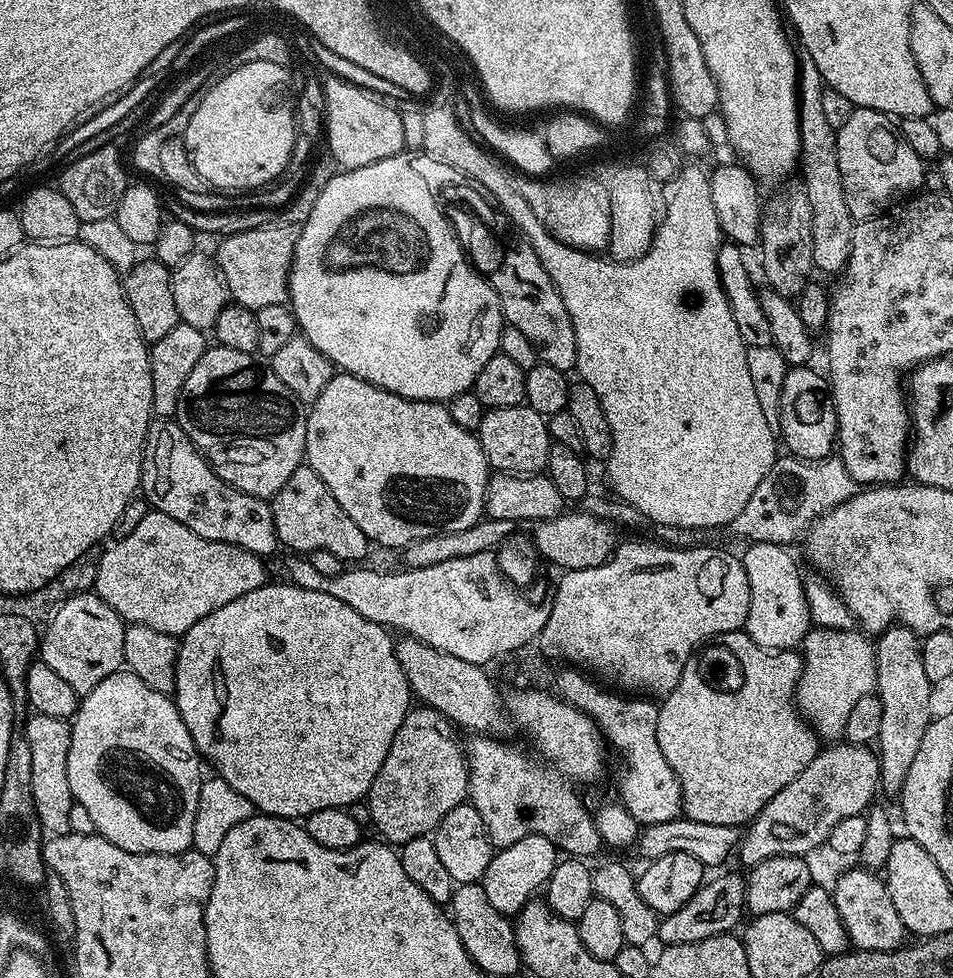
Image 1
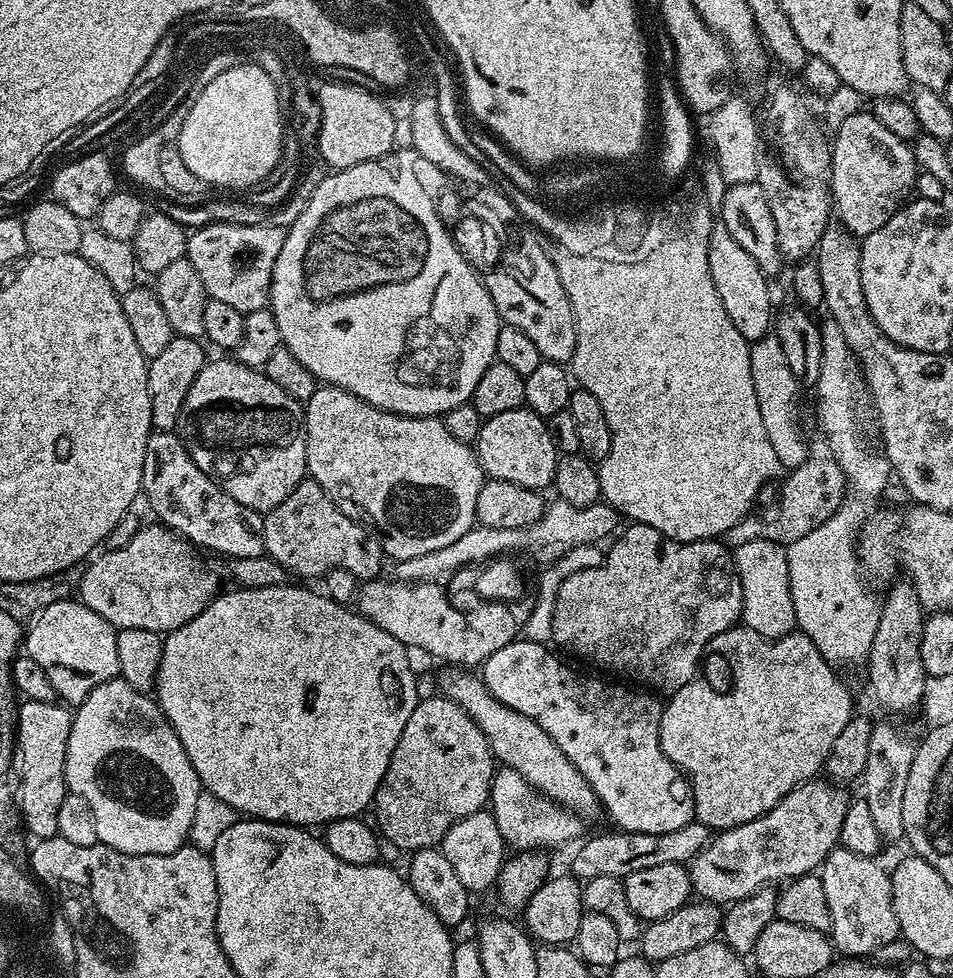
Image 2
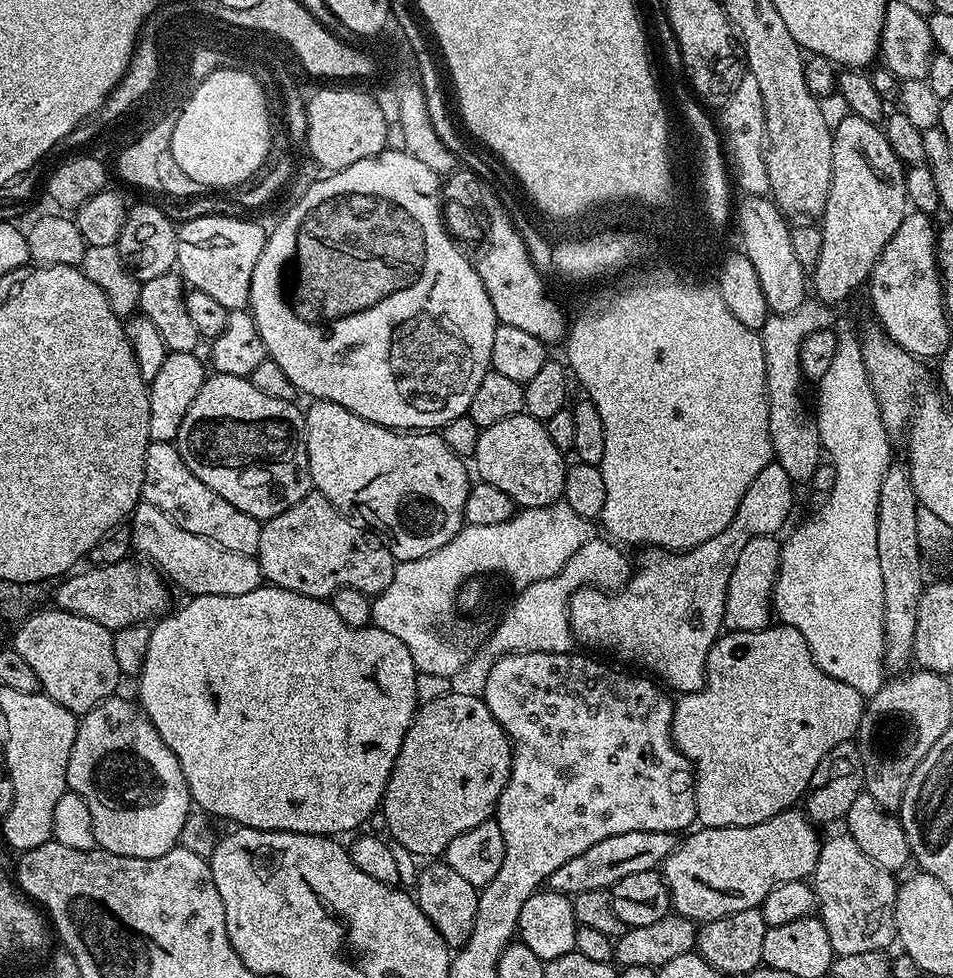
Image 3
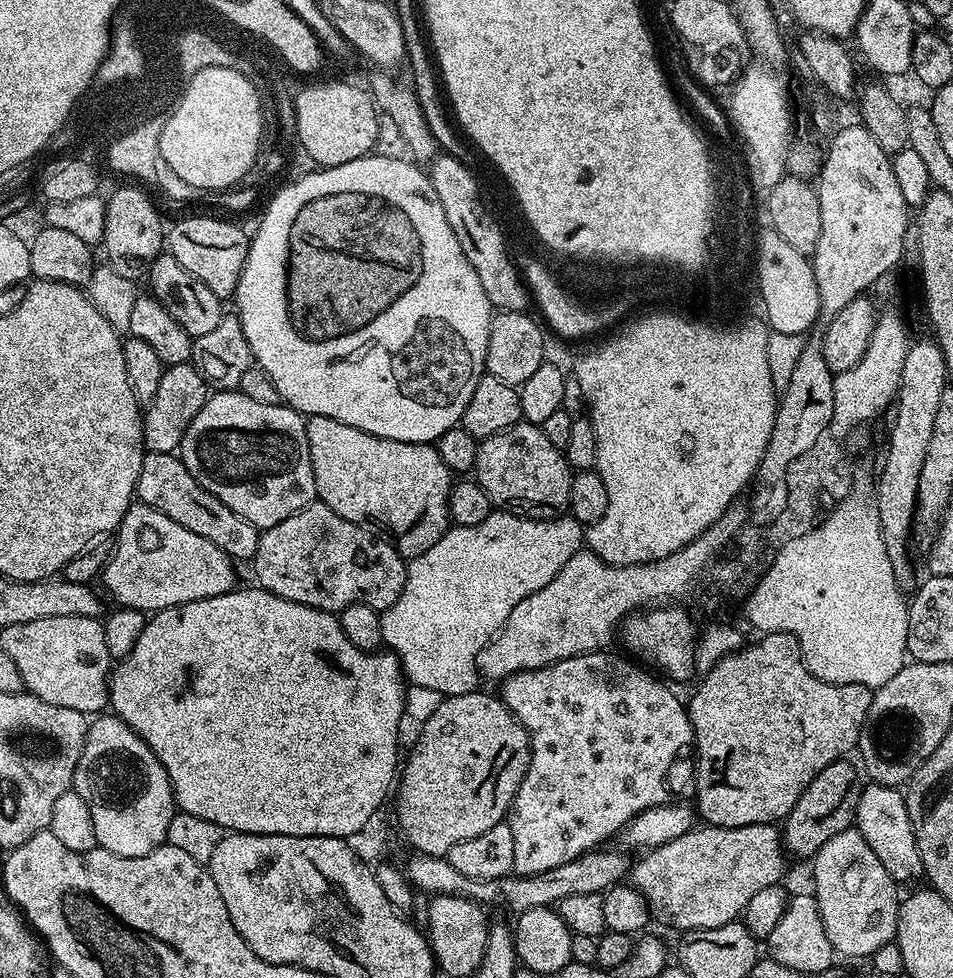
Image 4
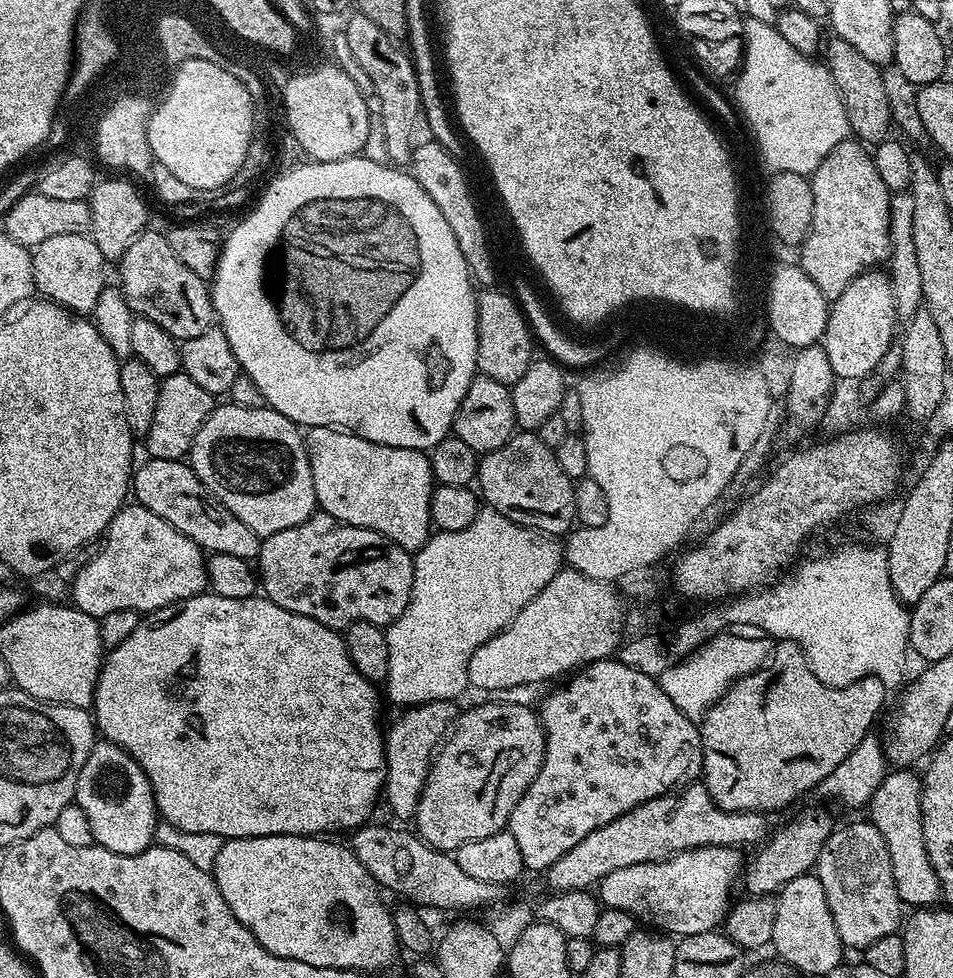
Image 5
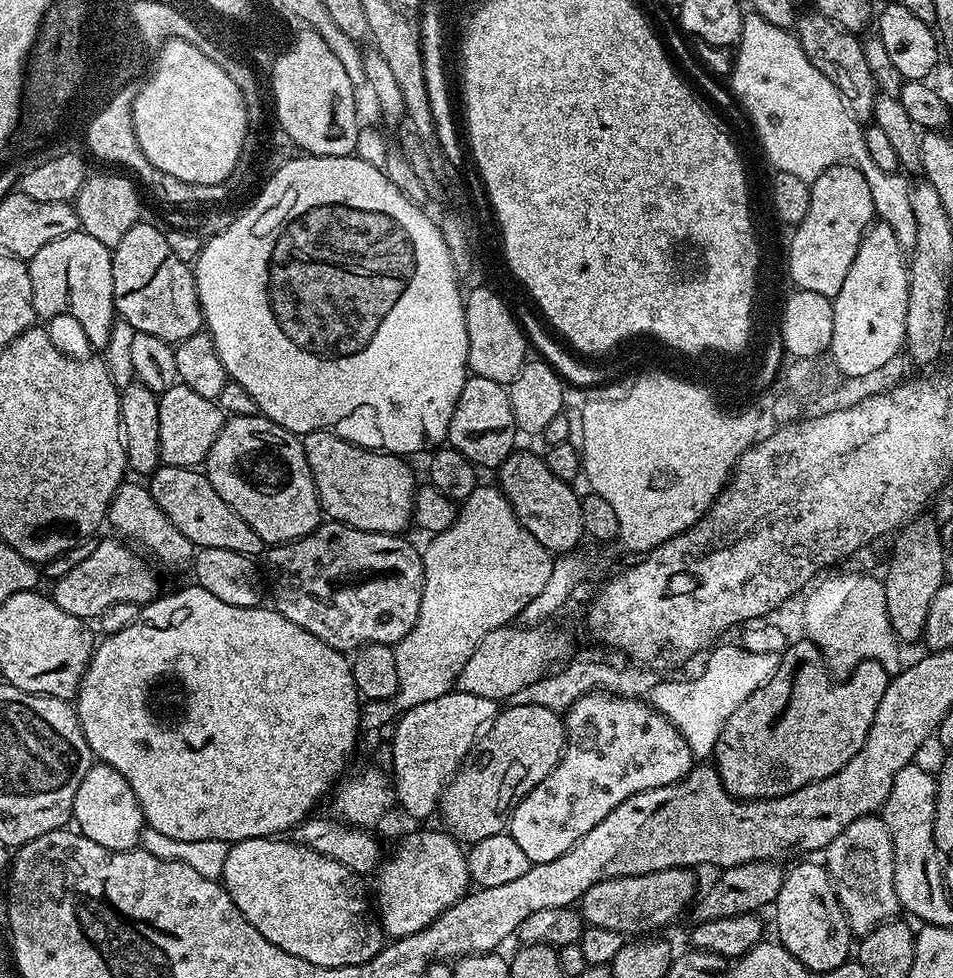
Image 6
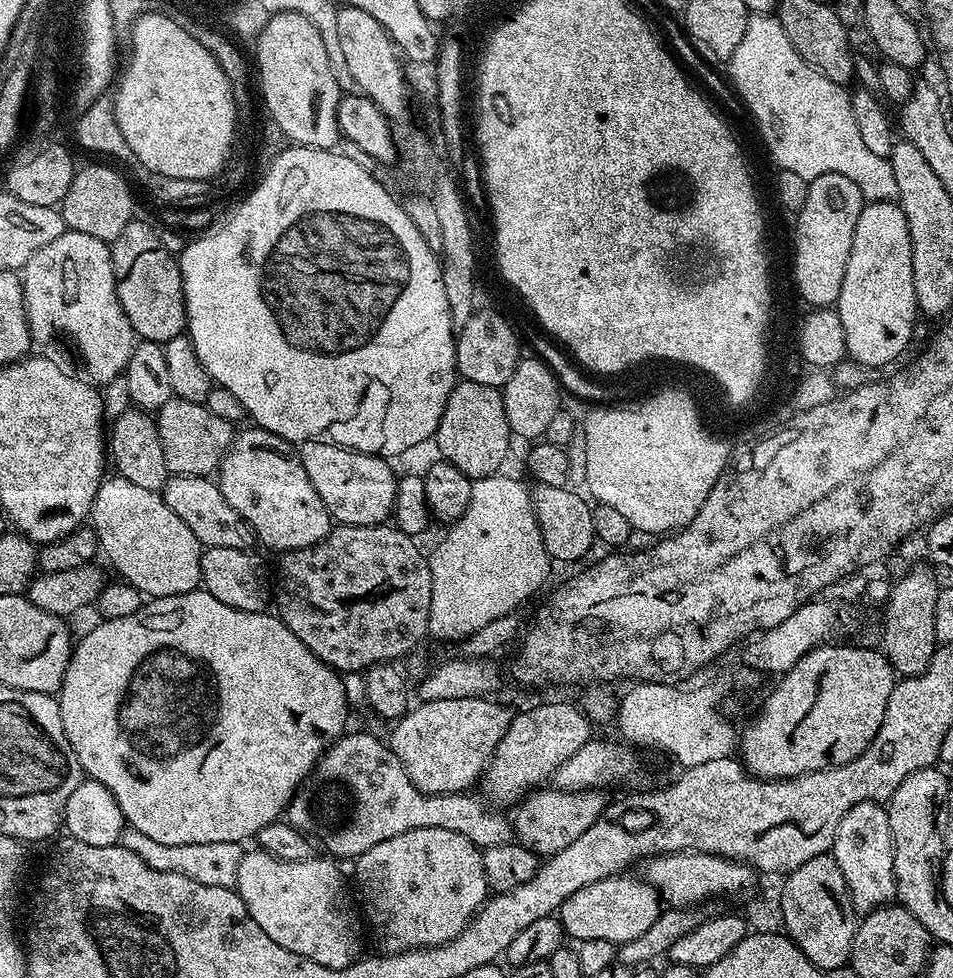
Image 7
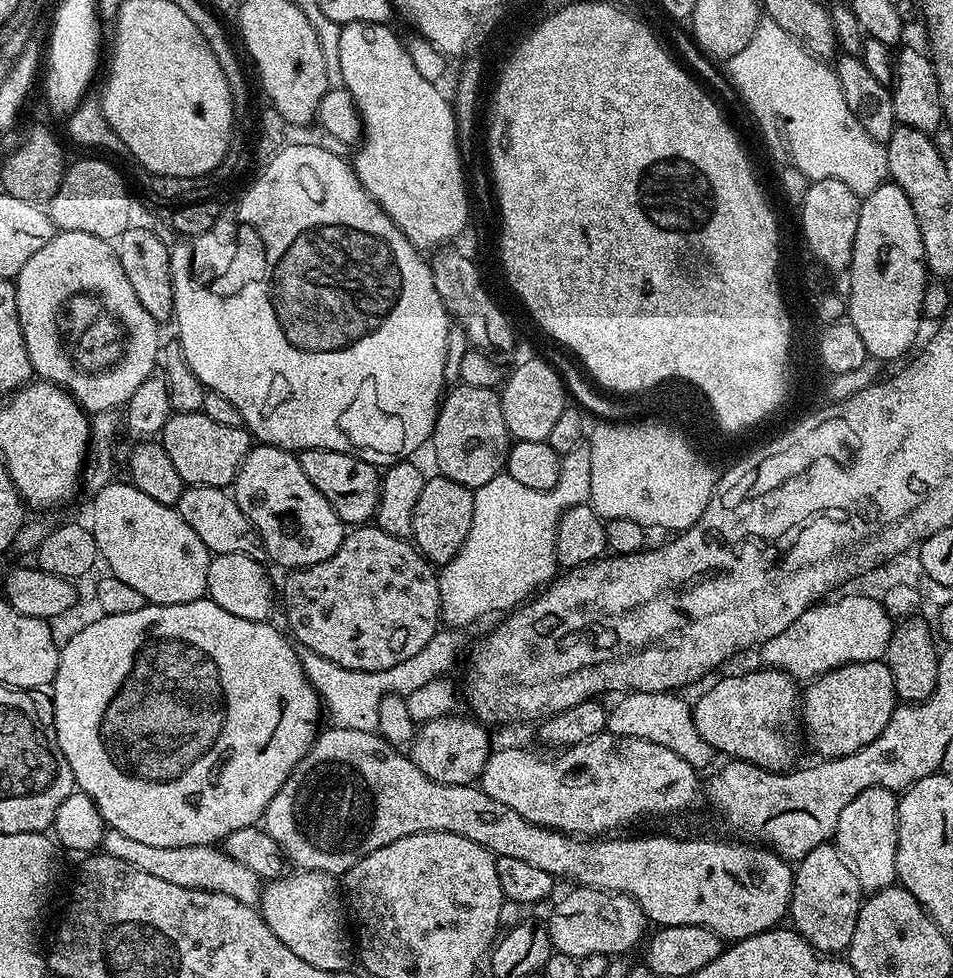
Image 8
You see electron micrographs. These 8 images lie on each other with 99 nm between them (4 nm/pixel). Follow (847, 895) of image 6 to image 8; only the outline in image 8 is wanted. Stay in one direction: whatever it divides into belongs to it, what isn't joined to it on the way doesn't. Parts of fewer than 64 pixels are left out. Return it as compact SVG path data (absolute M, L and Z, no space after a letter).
M867 788L838 814L838 826L834 843L841 856L852 867L858 878L861 893L871 894L883 888L893 887L898 858L898 806L897 793L890 788Z

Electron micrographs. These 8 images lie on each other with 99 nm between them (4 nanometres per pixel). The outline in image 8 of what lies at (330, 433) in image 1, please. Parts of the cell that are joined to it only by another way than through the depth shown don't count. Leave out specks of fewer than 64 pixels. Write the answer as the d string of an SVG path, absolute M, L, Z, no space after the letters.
M311 448L299 453L299 457L306 478L310 478L322 498L334 506L345 525L364 526L375 517L381 478L377 465L366 462L361 456L353 456L351 452L331 452L325 448Z

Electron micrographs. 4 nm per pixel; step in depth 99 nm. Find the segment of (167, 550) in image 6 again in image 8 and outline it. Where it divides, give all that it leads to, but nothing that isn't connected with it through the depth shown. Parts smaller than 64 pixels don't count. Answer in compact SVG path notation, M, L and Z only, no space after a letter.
M113 480L93 493L90 527L99 557L110 565L113 576L126 582L144 597L147 603L160 605L185 604L203 599L207 593L207 576L212 553L198 534L182 520L175 507L147 497L131 482Z

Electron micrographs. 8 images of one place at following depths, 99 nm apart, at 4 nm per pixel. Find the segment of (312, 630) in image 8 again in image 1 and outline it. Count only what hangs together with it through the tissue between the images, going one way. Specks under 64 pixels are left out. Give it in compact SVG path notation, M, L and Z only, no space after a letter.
M301 466L290 474L290 479L282 490L278 490L276 496L271 497L272 517L274 518L274 530L276 539L281 545L284 544L289 553L292 554L309 554L314 551L330 551L337 555L344 562L360 562L364 555L370 549L370 541L362 530L338 506L338 498L330 494L326 482L318 478L318 474L313 468Z

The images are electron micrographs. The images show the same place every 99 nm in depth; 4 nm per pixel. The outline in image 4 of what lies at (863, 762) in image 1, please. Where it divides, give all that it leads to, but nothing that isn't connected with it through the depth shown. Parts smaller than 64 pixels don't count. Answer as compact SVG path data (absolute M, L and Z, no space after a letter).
M755 824L737 828L714 828L696 826L692 831L666 842L662 846L645 851L640 861L630 868L630 883L646 898L649 913L664 924L679 930L693 928L713 928L726 926L743 917L746 906L754 894L759 894L765 886L781 883L784 876L786 849L782 832L776 824Z

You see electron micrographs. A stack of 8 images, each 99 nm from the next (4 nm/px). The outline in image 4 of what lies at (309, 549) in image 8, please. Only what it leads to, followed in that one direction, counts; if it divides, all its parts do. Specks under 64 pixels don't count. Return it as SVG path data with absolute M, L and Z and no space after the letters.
M239 390L213 391L202 410L194 414L180 443L178 455L186 470L190 470L190 474L206 491L230 506L234 514L246 518L246 522L261 530L278 526L282 518L290 518L290 514L317 499L305 417L283 402L266 406L246 398L246 394Z

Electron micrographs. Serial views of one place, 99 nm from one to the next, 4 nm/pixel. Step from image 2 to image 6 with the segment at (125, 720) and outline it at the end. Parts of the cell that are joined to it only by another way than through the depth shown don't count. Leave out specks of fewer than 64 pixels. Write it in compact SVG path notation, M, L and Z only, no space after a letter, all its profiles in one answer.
M99 762L93 763L86 778L82 778L82 786L78 786L78 794L74 794L72 820L81 836L115 852L133 851L140 843L140 831L146 827L138 798L126 778L108 764Z

